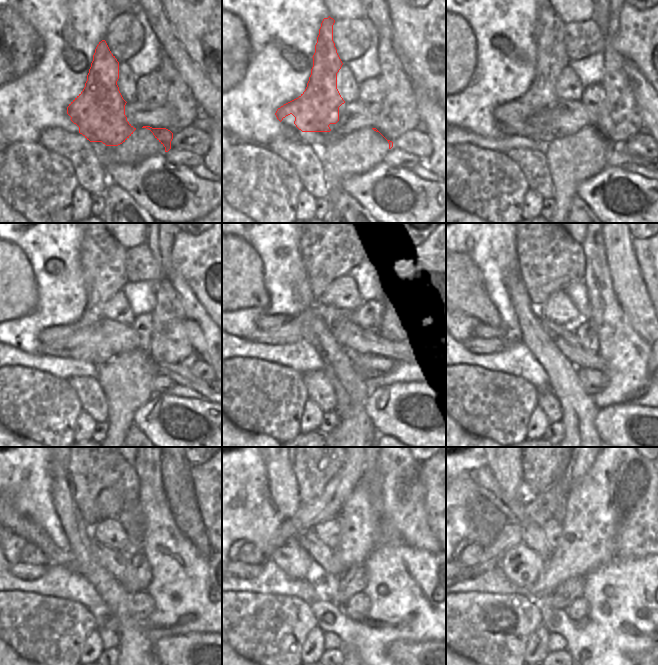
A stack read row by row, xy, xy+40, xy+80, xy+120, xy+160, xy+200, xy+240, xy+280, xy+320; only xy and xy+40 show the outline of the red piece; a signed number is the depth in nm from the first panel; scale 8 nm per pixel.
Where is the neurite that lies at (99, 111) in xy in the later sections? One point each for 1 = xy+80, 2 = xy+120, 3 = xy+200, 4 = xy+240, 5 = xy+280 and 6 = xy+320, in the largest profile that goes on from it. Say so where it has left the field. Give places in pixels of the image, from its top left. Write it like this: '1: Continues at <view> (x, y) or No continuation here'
1: Continues at xy+80 (549, 30)
2: Continues at xy+120 (102, 258)
3: Continues at xy+200 (549, 259)
4: Continues at xy+240 (93, 467)
5: Continues at xy+280 (314, 467)
6: Continues at xy+320 (541, 467)

